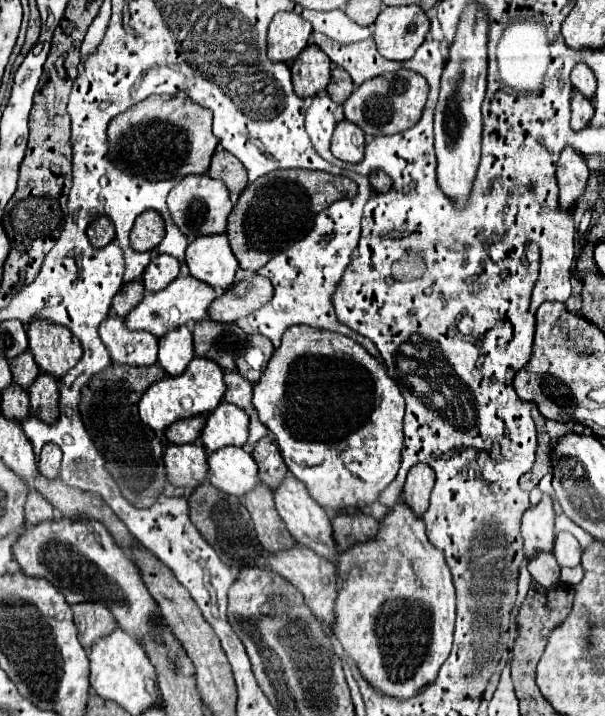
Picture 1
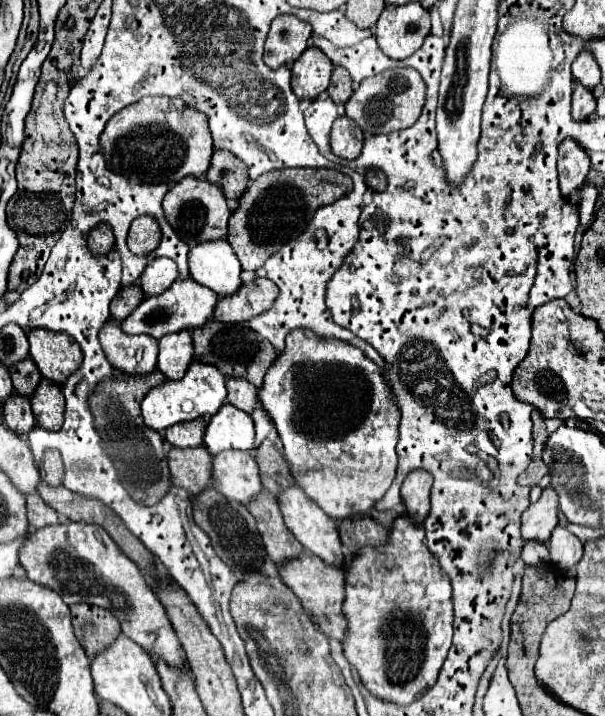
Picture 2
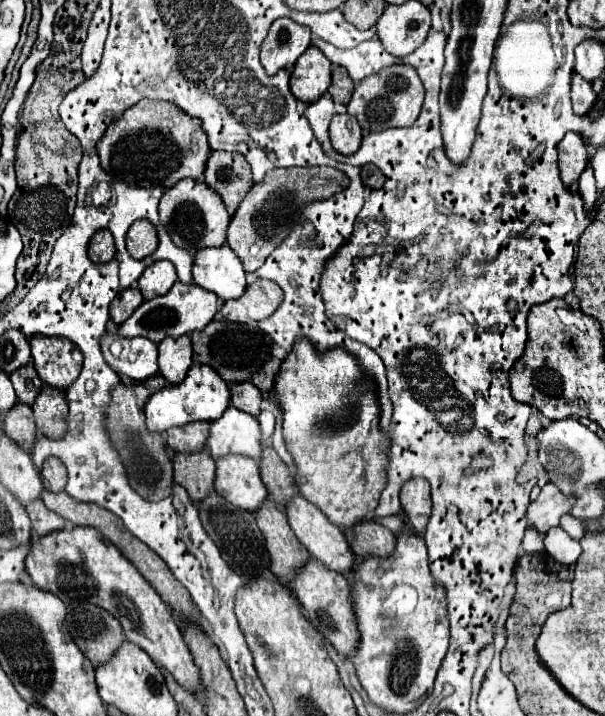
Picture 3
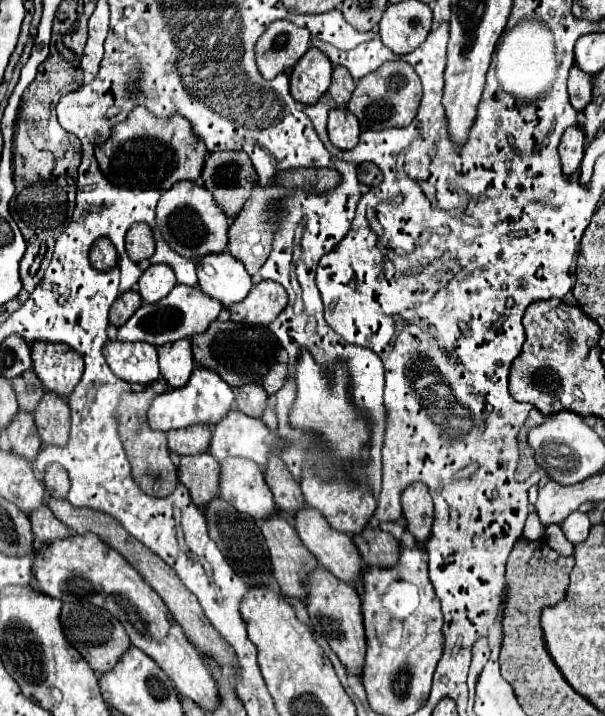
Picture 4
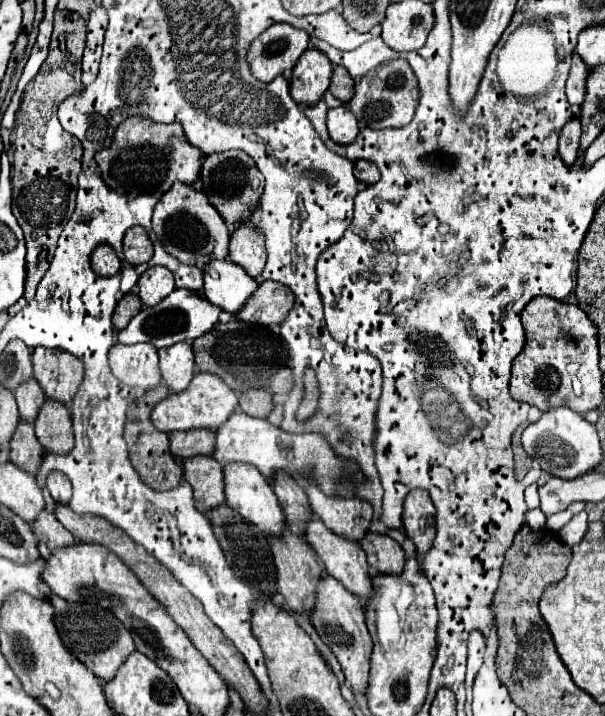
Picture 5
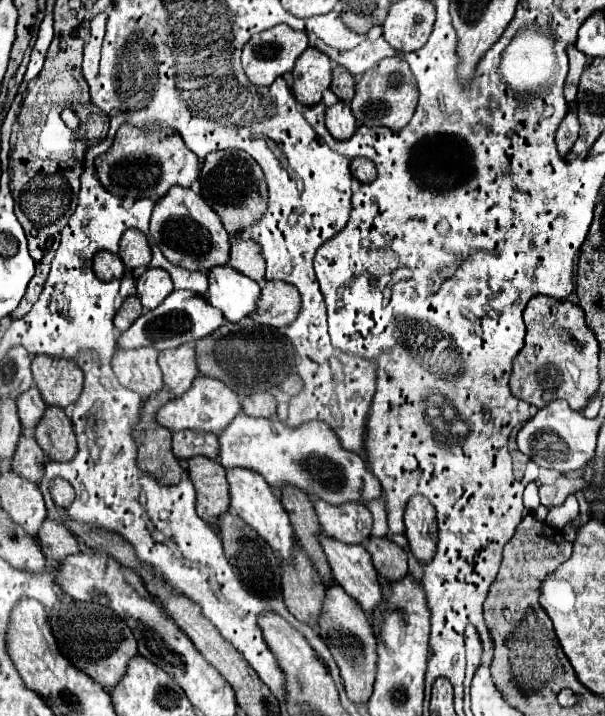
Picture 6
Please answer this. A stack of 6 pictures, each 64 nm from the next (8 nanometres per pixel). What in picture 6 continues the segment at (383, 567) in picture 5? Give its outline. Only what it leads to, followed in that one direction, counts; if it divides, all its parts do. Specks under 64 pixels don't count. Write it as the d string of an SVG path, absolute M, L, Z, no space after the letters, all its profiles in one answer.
M370 536L366 542L366 550L372 558L372 564L380 578L384 580L400 580L408 572L406 552L394 544L390 538Z

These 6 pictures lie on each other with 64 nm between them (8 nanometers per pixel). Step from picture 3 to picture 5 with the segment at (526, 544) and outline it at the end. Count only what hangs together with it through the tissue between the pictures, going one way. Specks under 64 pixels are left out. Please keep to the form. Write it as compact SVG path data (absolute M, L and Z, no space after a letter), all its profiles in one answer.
M528 510L528 512L526 512L526 526L528 526L530 530L534 530L534 532L544 530L544 526L546 526L546 518L542 516L540 510Z

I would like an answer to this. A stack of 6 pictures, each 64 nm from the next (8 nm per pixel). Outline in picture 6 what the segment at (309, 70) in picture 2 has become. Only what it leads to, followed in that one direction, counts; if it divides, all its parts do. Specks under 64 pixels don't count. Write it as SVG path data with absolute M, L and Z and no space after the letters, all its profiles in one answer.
M316 48L304 50L304 54L296 60L296 66L292 70L294 76L292 94L304 106L318 104L322 100L322 92L328 90L330 86L330 74L332 74L330 58L326 58Z

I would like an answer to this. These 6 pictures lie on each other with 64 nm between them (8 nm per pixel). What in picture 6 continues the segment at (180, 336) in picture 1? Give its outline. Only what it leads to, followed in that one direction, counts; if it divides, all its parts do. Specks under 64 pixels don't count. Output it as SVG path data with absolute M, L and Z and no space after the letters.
M190 344L178 346L176 350L162 350L158 364L164 374L164 384L172 396L184 394L192 386L192 380L198 376L196 354Z

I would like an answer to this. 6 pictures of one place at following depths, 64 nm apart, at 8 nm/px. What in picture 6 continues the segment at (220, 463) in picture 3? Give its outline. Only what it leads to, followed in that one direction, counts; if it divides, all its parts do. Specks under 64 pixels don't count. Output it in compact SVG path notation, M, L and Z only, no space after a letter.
M232 468L228 470L226 478L230 484L230 510L240 514L240 518L244 518L244 522L248 522L280 554L280 558L290 560L294 548L294 530L286 510L282 508L278 496L268 486L268 482L264 482L260 474L248 468Z

